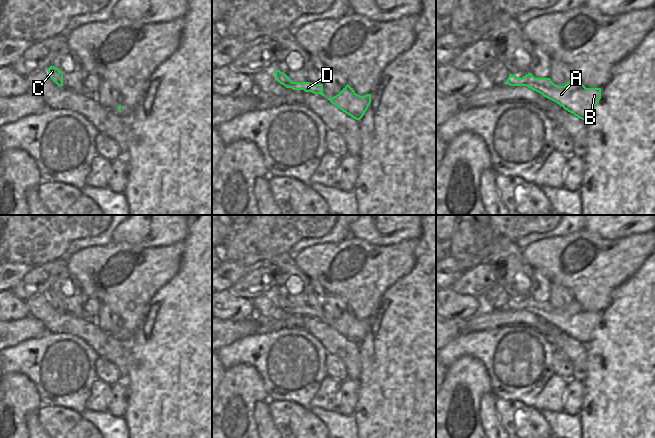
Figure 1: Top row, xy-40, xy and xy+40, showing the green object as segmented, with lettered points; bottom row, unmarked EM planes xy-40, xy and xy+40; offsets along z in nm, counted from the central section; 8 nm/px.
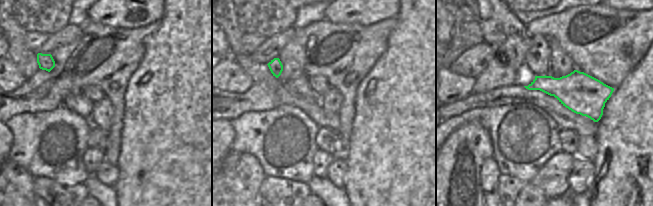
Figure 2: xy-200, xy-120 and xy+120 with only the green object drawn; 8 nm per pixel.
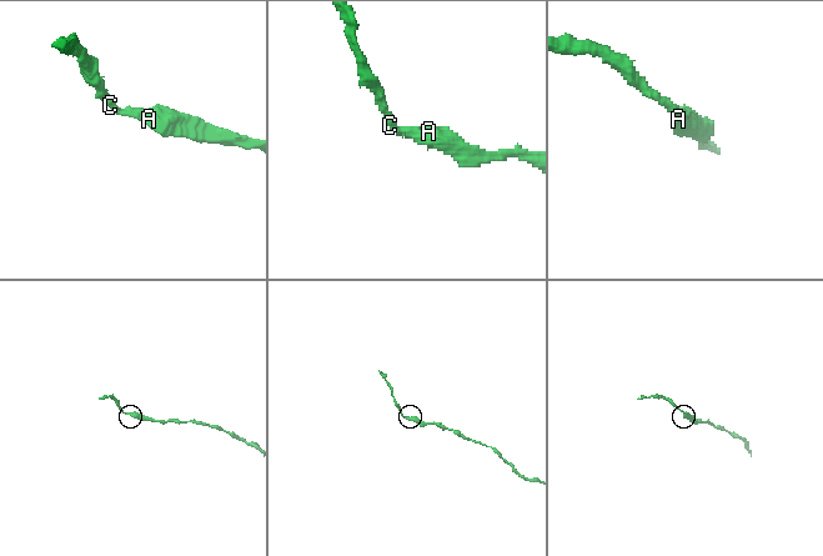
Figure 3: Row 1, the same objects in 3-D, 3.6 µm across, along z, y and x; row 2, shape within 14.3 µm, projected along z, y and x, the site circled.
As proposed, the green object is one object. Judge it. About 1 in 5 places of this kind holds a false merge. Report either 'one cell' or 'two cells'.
one cell

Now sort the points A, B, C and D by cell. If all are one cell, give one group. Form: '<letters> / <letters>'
A B C D

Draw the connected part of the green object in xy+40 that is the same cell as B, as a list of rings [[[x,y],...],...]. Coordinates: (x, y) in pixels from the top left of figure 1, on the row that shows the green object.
[[[530,72],[522,78],[509,74],[506,84],[526,86],[586,122],[601,99],[601,88],[586,88],[576,76],[564,86],[558,86],[550,78],[535,78]]]

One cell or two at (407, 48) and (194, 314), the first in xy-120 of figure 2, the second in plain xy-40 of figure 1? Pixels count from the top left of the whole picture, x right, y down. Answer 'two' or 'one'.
one

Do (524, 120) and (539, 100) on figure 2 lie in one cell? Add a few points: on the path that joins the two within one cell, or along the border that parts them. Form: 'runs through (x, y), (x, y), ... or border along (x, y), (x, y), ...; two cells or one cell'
border along (511, 105), (535, 104), (554, 119); two cells

